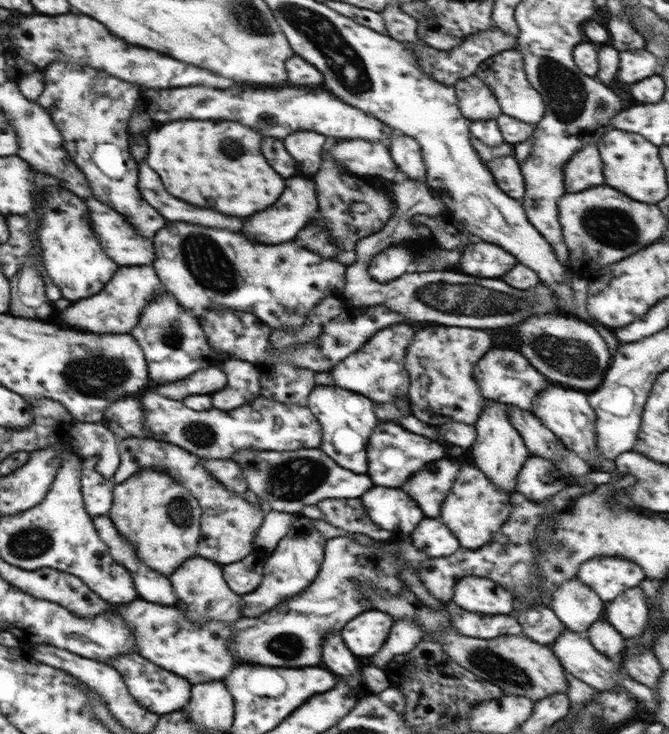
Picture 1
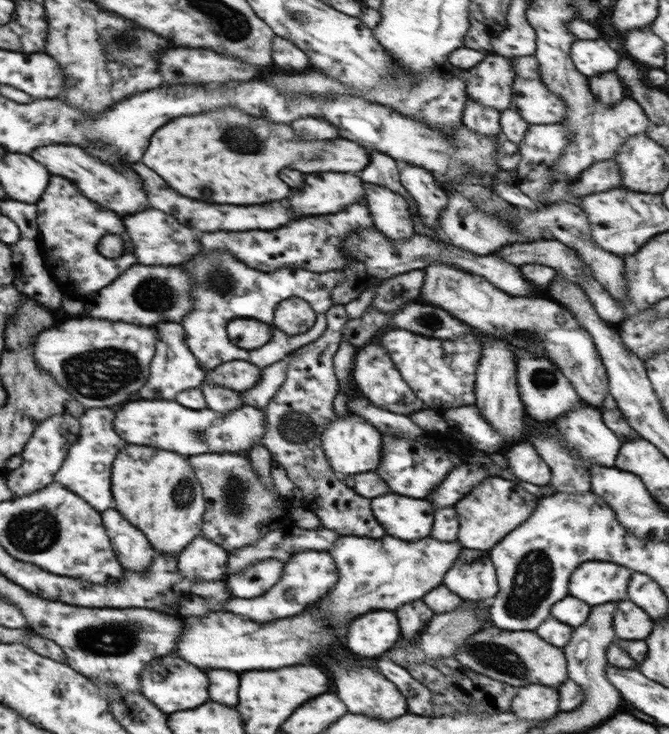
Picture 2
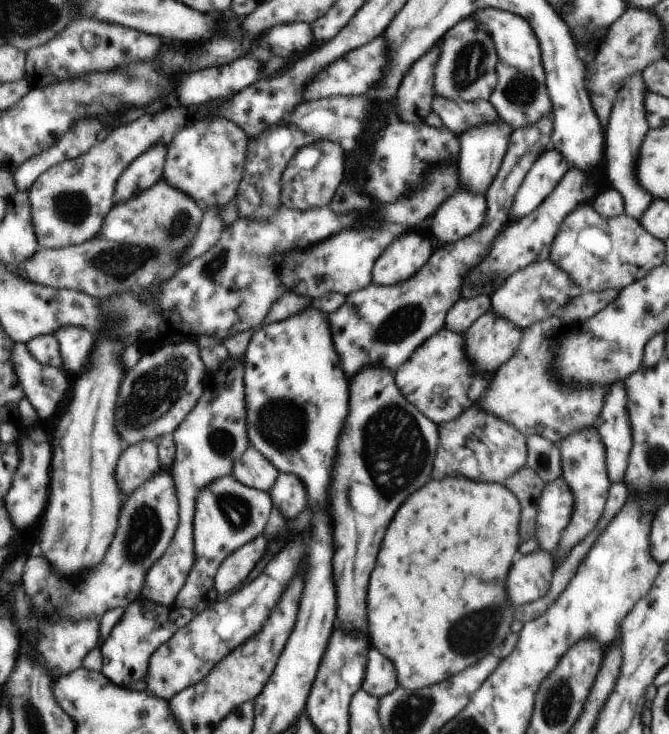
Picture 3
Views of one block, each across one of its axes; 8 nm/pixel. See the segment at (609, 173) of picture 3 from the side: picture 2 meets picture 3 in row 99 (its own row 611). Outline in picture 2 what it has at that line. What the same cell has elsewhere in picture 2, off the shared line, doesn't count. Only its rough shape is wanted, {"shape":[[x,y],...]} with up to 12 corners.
{"shape":[[618,601],[613,628],[624,640],[645,640],[653,620],[634,602]]}

